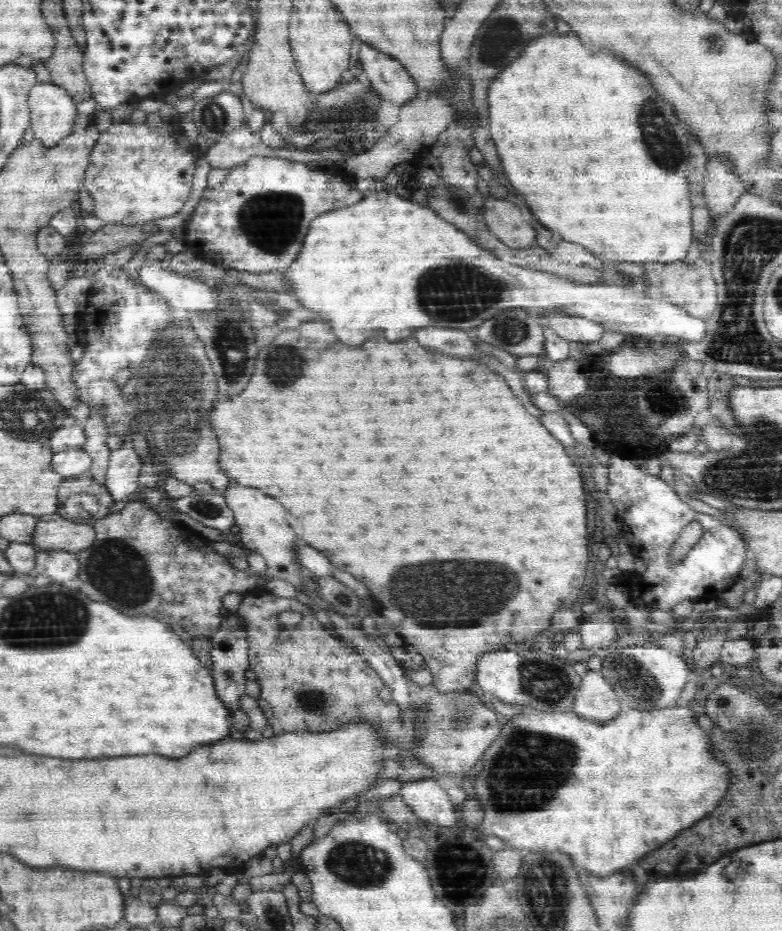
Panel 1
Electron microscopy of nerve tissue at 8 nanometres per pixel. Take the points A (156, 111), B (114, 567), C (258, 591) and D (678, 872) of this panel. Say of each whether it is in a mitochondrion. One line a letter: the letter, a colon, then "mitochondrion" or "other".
A: other
B: mitochondrion
C: other
D: other

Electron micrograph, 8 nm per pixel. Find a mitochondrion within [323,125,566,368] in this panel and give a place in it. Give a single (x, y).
(457, 292)

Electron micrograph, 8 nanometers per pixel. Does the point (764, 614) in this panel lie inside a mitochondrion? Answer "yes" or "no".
no

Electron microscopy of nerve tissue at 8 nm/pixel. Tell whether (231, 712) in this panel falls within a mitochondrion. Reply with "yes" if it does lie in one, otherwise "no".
no

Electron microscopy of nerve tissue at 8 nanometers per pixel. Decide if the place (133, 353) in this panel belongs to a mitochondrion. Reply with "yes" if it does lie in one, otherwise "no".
yes

